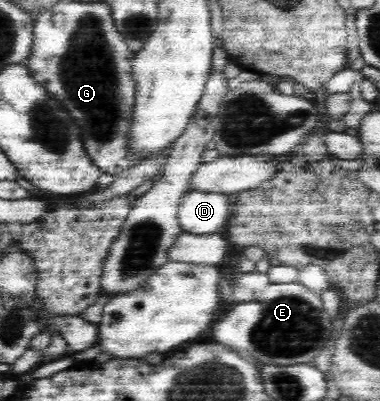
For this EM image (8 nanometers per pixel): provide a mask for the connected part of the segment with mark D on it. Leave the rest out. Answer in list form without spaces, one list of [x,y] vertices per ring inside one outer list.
[[[191,190],[178,208],[182,232],[199,235],[222,232],[229,222],[235,199],[236,194]]]

